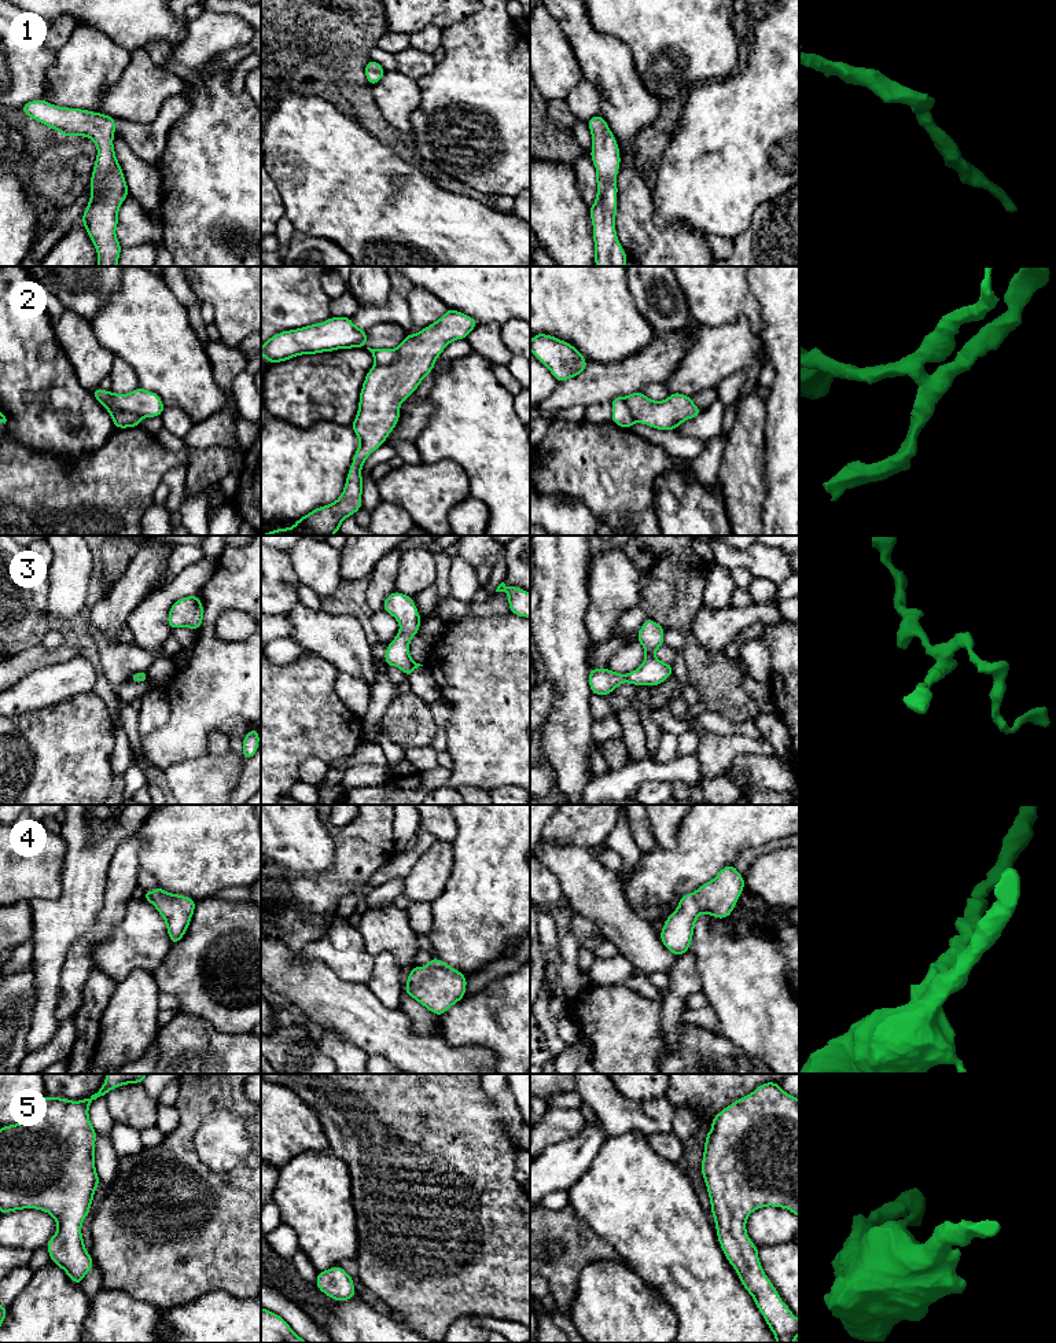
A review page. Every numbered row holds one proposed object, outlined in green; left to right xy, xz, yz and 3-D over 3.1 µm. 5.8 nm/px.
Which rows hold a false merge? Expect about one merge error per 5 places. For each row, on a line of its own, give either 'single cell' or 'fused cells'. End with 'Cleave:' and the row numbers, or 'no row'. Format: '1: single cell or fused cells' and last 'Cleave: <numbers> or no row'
1: single cell
2: fused cells
3: single cell
4: single cell
5: single cell
Cleave: 2

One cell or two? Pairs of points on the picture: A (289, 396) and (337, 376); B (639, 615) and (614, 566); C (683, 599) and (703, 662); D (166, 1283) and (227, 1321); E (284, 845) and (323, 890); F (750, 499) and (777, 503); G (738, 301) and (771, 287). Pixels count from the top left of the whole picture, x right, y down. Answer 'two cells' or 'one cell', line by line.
A: one cell
B: two cells
C: one cell
D: two cells
E: two cells
F: two cells
G: two cells

